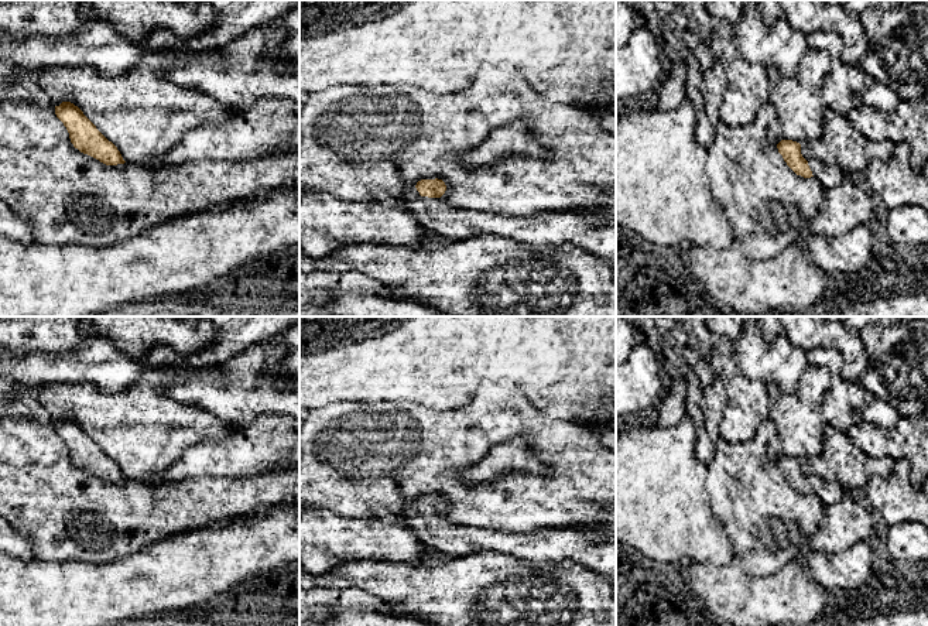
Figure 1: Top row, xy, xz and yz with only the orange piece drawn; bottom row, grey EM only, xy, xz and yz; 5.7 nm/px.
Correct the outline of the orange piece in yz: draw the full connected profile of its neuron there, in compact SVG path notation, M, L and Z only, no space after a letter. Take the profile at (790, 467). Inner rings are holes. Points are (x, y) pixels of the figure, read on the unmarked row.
M781 456L777 461L778 469L787 482L804 495L815 493L825 506L833 504L846 495L836 482L828 482L816 475L805 476L801 471L801 461L792 456Z

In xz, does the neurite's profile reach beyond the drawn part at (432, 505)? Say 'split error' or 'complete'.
split error

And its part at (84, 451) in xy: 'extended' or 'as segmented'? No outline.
as segmented

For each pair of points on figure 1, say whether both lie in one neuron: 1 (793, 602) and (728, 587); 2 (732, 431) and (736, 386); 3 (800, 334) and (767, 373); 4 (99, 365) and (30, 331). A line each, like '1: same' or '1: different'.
1: same
2: same
3: different
4: different

